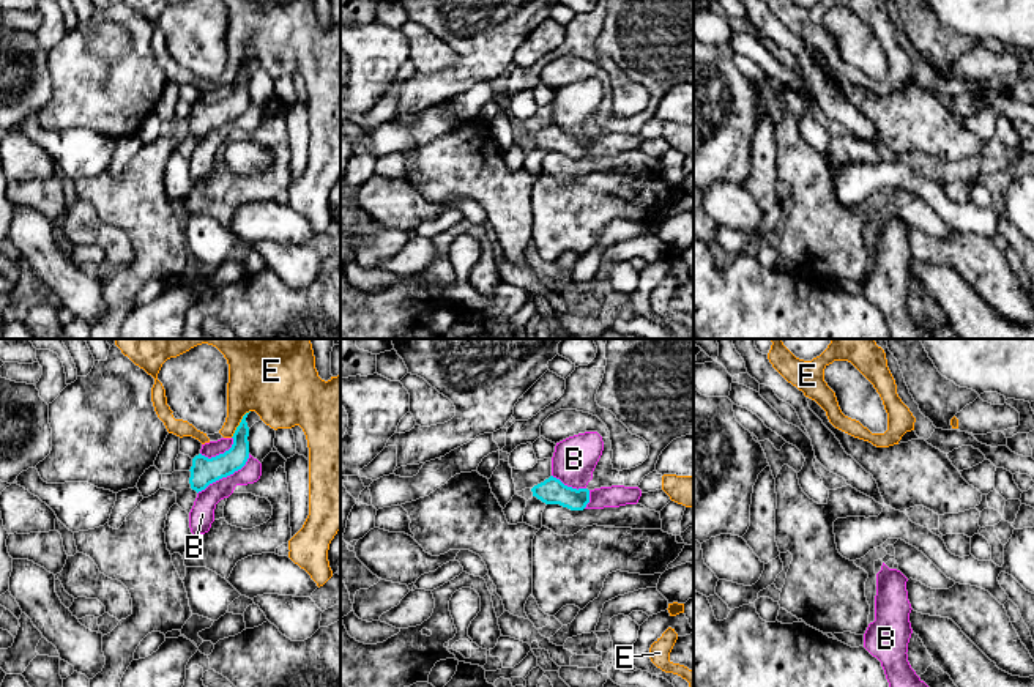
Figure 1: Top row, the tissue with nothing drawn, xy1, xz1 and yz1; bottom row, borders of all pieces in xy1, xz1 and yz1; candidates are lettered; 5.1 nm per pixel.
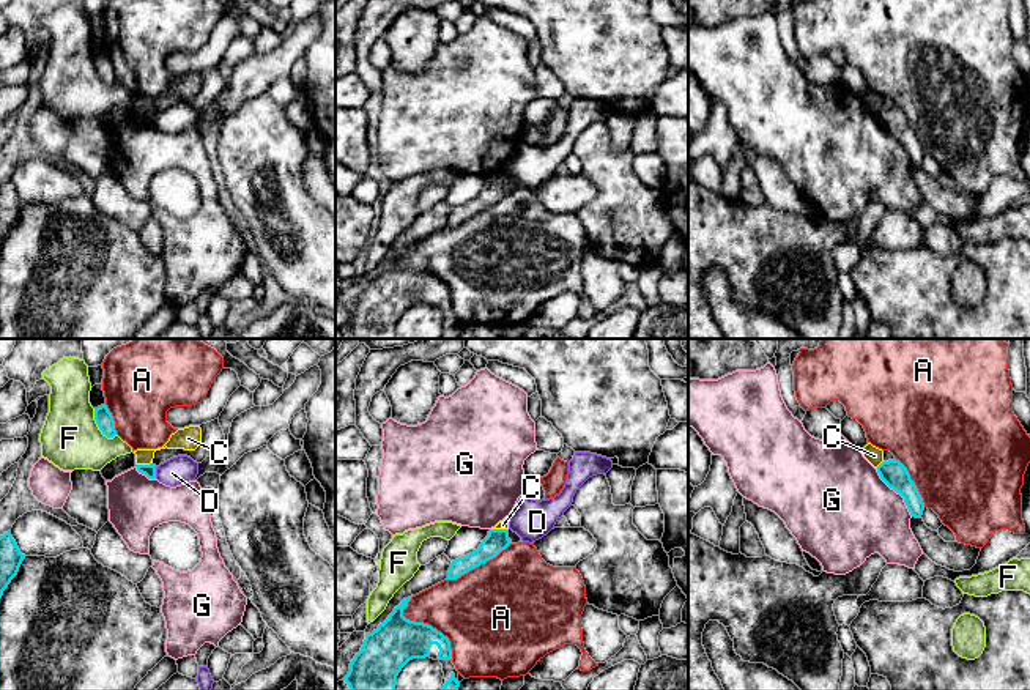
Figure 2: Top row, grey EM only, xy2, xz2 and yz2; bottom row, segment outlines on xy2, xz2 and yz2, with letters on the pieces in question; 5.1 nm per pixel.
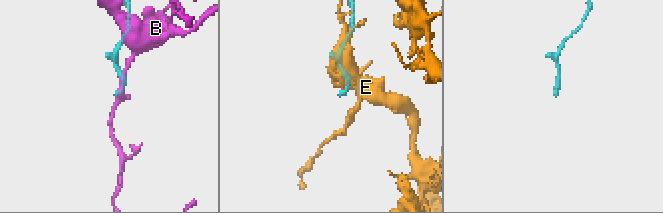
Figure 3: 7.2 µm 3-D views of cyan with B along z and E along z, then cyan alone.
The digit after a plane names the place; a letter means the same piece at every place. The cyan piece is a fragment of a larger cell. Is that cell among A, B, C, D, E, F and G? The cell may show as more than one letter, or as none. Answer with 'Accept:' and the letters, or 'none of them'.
Accept: none of them

